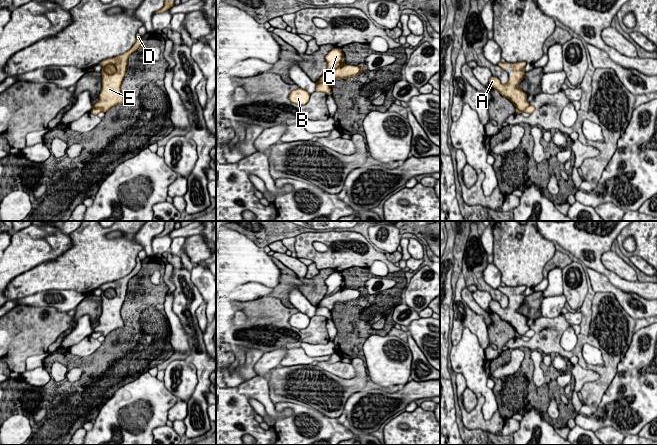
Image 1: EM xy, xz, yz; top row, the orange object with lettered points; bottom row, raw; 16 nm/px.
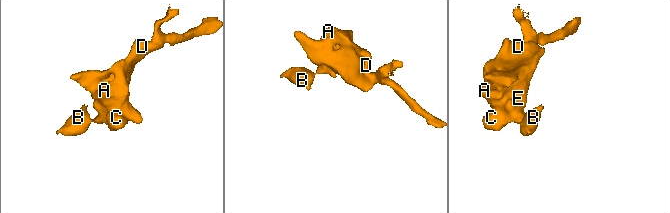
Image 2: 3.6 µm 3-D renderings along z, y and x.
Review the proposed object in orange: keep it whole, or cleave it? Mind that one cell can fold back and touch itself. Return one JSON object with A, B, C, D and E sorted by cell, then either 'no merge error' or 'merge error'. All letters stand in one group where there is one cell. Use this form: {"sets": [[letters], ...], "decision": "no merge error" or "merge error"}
{"sets": [["A", "D", "E"], ["B", "C"]], "decision": "merge error"}

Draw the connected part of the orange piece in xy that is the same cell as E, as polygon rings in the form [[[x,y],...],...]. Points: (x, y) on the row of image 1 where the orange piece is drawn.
[[[137,33],[136,41],[130,50],[99,63],[104,68],[101,70],[102,89],[99,94],[99,101],[94,104],[94,108],[101,108],[102,112],[107,112],[110,108],[124,103],[121,84],[126,75],[128,58],[135,51],[141,49],[141,46],[142,39],[140,34]]]

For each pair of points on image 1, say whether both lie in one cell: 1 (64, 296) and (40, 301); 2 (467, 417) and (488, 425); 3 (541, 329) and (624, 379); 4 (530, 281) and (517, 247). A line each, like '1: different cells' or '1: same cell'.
1: same cell
2: same cell
3: different cells
4: same cell

